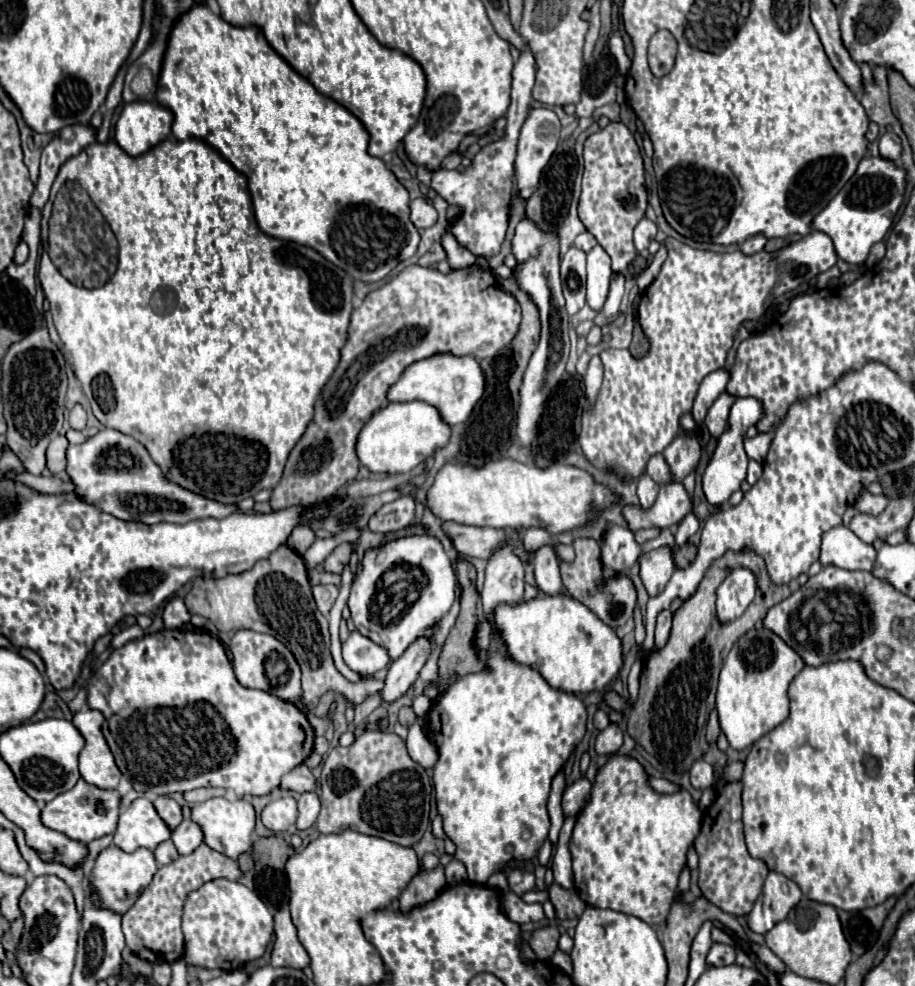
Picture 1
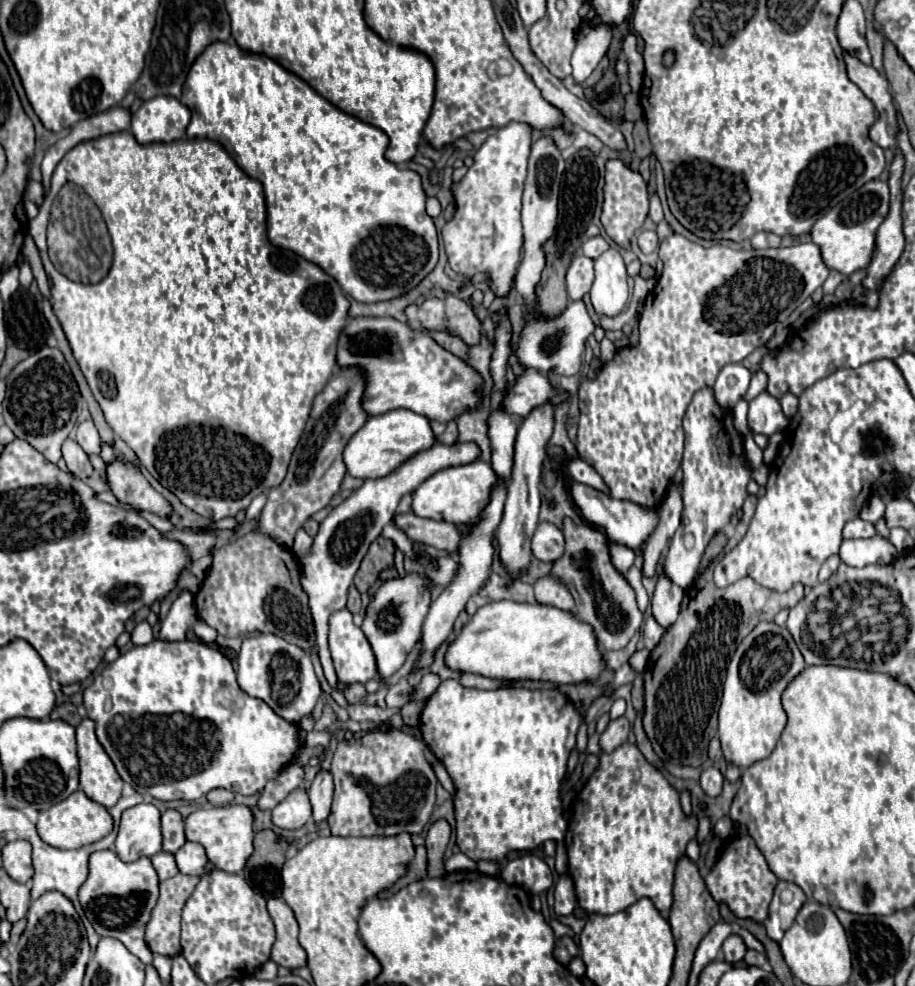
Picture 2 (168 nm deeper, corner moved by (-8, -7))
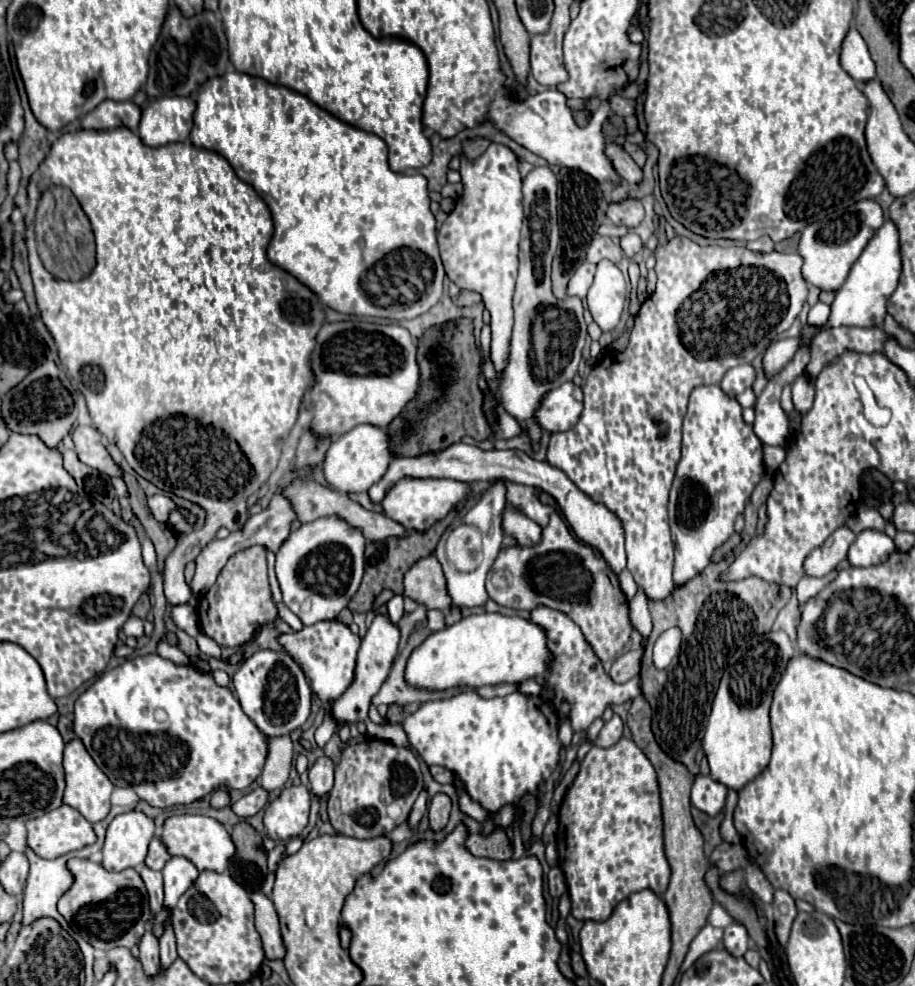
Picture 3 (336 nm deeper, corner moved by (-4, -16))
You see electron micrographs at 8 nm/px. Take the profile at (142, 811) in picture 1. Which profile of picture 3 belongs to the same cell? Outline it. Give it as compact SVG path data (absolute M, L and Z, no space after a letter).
M136 810L118 814L106 830L102 866L106 870L126 870L144 864L152 836L154 822L146 814Z

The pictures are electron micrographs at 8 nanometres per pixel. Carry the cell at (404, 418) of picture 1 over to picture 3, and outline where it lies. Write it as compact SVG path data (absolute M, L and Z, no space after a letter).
M360 424L352 428L350 432L338 436L332 440L324 460L322 460L322 472L326 482L344 494L352 492L366 492L376 480L380 480L388 468L388 464L394 460L388 448L388 436L384 430L370 426L370 424Z

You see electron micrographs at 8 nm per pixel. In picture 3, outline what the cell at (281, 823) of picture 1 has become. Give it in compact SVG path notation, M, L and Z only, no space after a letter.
M290 786L282 790L282 794L266 806L264 812L264 830L266 834L280 842L298 836L306 824L310 814L310 792L306 786Z

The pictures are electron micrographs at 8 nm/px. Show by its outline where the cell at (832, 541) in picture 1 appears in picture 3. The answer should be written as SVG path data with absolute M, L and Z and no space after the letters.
M862 530L854 544L848 550L848 560L852 566L876 566L888 560L888 556L894 552L894 540L888 538L880 530Z

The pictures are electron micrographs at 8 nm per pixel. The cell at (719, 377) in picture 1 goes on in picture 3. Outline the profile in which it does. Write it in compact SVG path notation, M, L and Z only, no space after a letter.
M740 364L740 366L736 366L736 368L732 368L732 370L726 372L726 376L724 376L724 380L720 382L720 386L722 386L722 390L724 390L726 394L736 396L736 394L744 392L744 388L752 386L754 380L756 380L756 370L754 370L754 366L752 366L752 364Z

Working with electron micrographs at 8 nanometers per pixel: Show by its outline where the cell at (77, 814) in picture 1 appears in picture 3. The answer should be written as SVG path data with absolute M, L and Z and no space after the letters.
M66 804L40 818L28 820L26 830L26 844L40 858L58 858L96 842L92 824Z

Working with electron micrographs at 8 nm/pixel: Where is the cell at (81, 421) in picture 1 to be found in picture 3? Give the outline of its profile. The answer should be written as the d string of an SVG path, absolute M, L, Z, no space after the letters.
M76 426L72 432L72 440L76 444L76 454L84 464L108 476L122 478L122 466L112 460L108 448L102 444L102 436L92 426Z

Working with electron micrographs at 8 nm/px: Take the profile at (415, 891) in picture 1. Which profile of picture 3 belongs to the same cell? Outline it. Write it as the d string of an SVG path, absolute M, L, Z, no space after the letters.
M436 794L430 800L428 806L428 816L430 816L430 826L432 830L442 830L448 822L450 816L450 808L452 808L452 800L448 794Z

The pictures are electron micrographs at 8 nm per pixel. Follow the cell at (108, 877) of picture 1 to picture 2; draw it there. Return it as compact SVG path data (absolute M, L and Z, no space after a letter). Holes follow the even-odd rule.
M96 851L90 855L90 875L80 887L80 903L92 927L102 937L120 939L130 953L142 963L152 963L152 953L144 941L144 927L158 899L158 875L148 857L140 857L134 863L124 863L114 851ZM134 895L134 897L132 897ZM136 899L136 903L132 903Z

